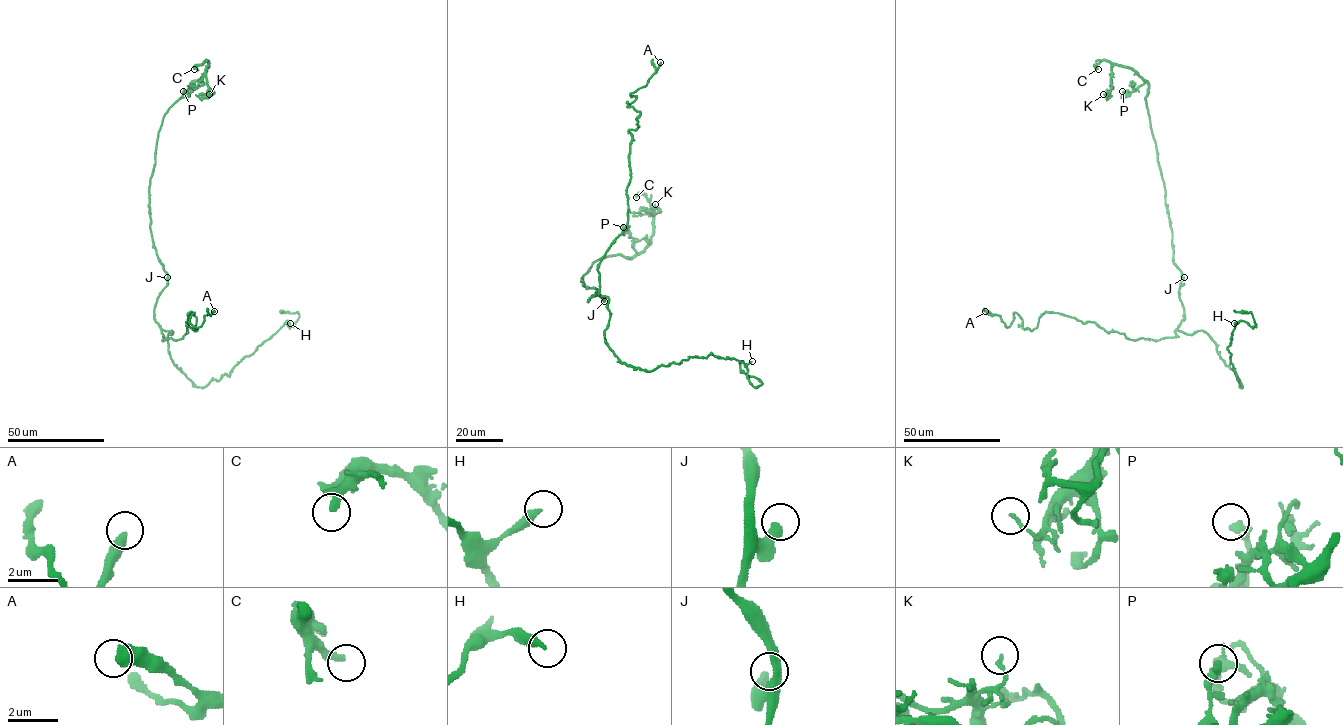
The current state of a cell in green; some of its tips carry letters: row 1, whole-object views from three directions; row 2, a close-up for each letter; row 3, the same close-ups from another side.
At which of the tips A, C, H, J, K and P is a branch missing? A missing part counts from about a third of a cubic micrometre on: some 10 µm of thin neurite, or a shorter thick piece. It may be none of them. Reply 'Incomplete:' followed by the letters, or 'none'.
Incomplete: none

